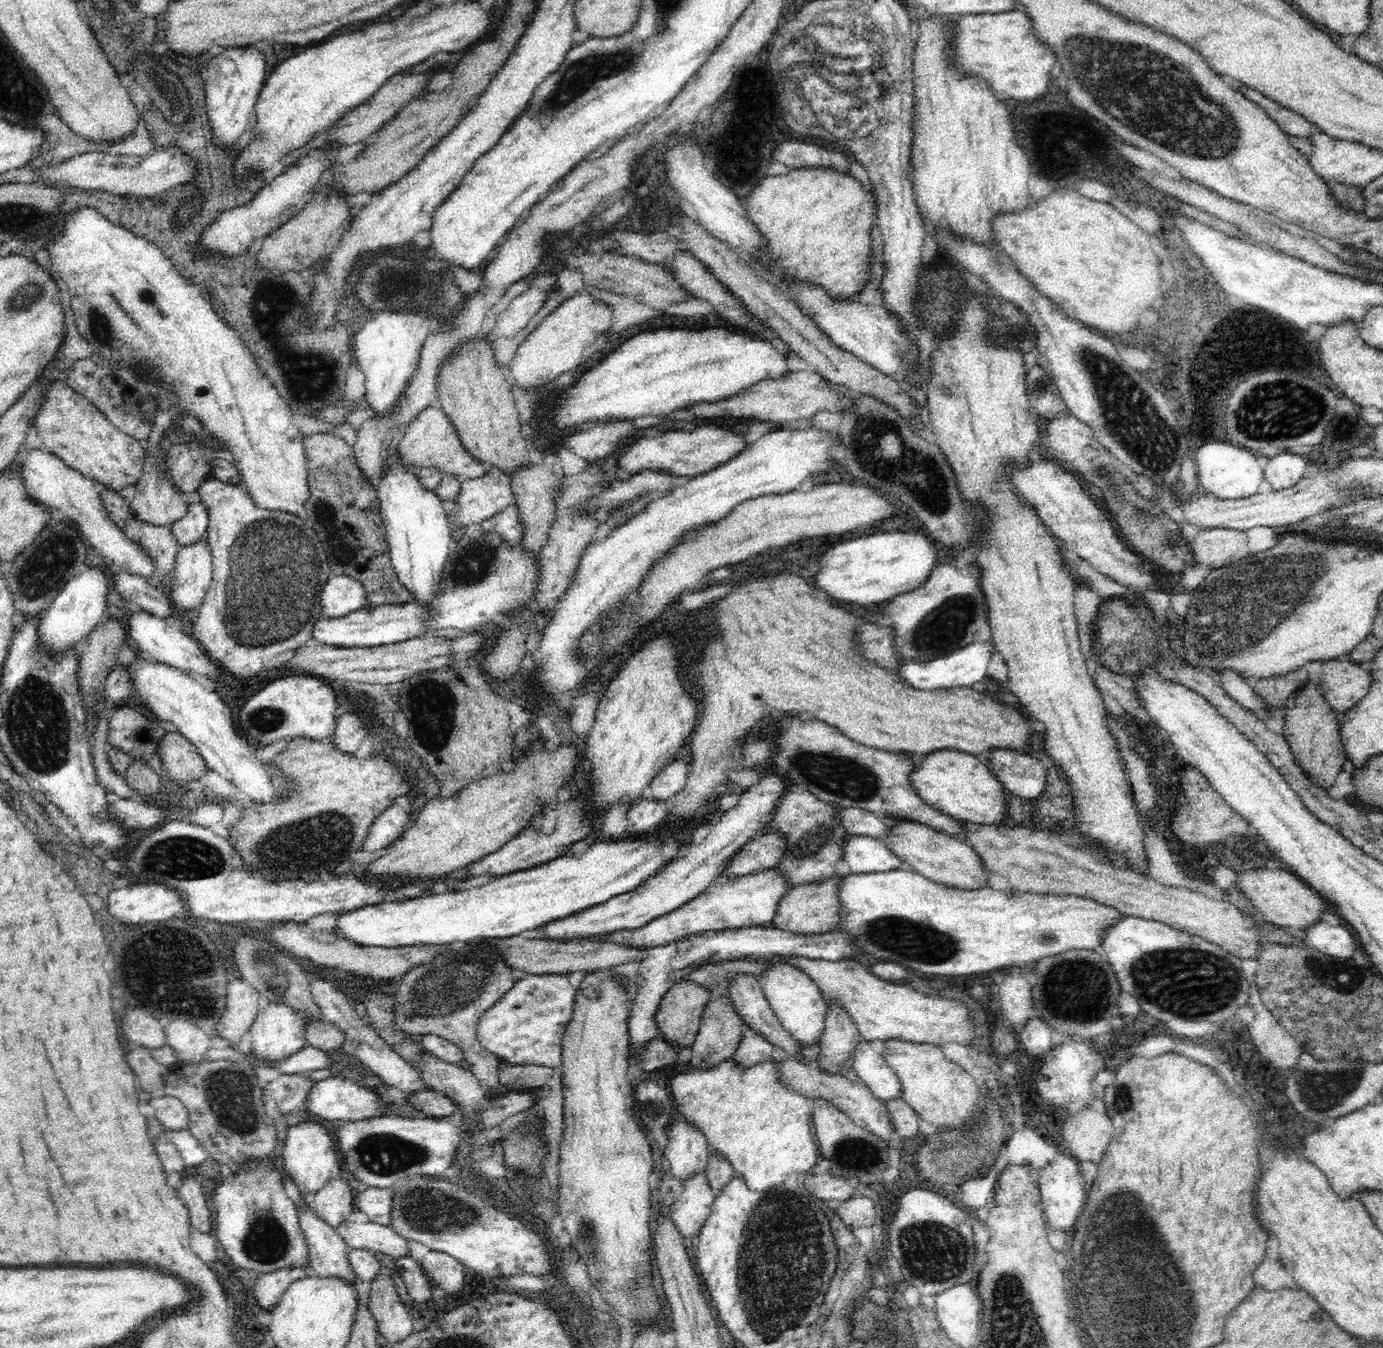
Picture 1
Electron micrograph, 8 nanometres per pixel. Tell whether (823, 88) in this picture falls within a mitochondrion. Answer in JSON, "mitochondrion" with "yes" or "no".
{"mitochondrion":"yes"}

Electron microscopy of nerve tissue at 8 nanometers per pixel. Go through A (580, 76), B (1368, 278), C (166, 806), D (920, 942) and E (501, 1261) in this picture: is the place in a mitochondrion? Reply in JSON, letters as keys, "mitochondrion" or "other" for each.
{"A":"mitochondrion","B":"other","C":"other","D":"mitochondrion","E":"other"}

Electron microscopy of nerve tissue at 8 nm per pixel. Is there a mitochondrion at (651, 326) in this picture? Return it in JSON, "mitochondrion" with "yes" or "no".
{"mitochondrion":"no"}

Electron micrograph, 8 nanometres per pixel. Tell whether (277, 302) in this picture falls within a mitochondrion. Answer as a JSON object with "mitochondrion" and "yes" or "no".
{"mitochondrion":"yes"}

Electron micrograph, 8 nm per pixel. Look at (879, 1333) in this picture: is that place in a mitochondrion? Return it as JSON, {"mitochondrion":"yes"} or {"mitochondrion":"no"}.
{"mitochondrion":"yes"}

